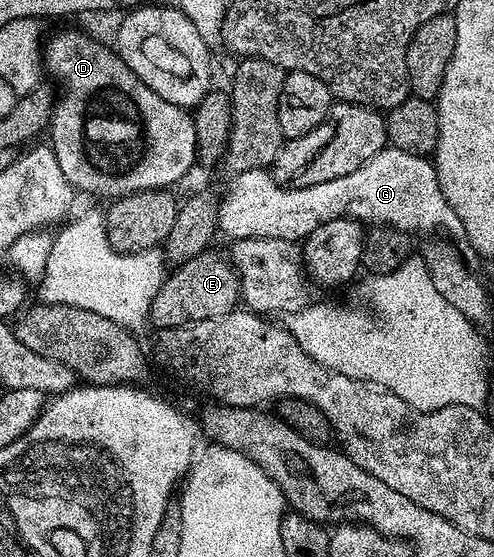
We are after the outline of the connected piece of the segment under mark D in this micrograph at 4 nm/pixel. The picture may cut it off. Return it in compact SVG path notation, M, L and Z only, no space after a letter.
M59 30L55 35L46 39L45 45L41 50L41 66L44 71L47 70L63 85L63 95L58 95L57 101L54 103L49 119L49 139L50 148L56 154L57 162L60 164L61 172L64 173L65 180L74 187L81 195L96 194L99 198L107 198L106 200L114 200L124 198L130 194L136 194L138 190L161 190L164 188L174 187L174 182L179 182L191 170L191 165L196 165L199 149L197 148L197 132L195 131L194 117L184 107L173 104L169 100L165 100L161 96L157 96L157 92L153 92L153 88L149 88L149 84L145 84L145 80L141 80L137 76L137 72L133 72L133 68L129 68L129 64L125 64L125 60L114 49L111 50L103 42L98 42L95 38L90 38L87 34L82 34L79 30Z

